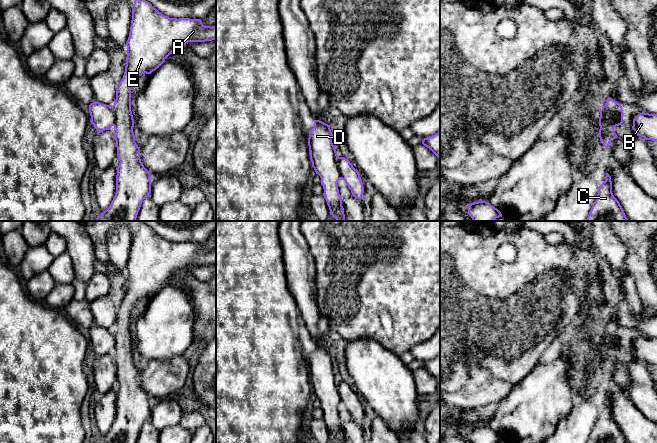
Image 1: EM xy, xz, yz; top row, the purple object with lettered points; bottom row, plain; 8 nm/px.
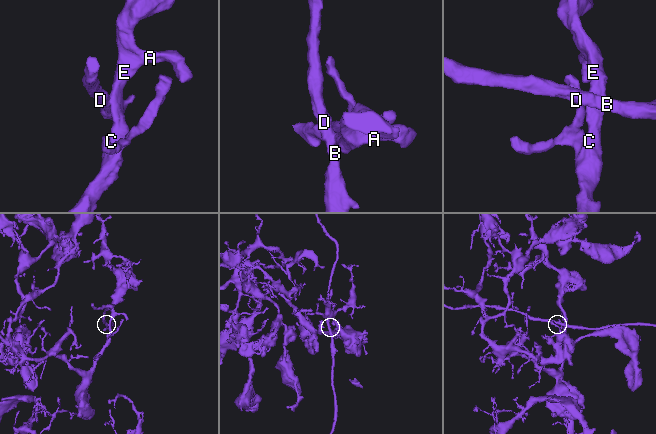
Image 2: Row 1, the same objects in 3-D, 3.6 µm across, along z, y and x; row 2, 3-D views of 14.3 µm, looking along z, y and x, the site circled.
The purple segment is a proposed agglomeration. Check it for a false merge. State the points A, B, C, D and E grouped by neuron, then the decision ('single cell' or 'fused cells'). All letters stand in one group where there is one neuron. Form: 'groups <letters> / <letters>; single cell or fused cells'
groups A C E / B D; fused cells

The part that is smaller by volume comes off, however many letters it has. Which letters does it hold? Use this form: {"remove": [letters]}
{"remove": ["B", "D"]}

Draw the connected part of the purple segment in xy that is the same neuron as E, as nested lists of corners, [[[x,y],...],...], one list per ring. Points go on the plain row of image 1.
[[[135,221],[132,230],[132,244],[126,267],[127,282],[125,296],[117,309],[114,326],[114,362],[117,381],[120,385],[116,392],[116,417],[110,430],[97,443],[136,443],[141,428],[151,418],[151,398],[140,383],[140,371],[135,366],[134,343],[131,335],[131,314],[142,298],[151,298],[159,292],[172,276],[188,266],[216,264],[216,250],[204,250],[201,243],[170,242],[160,237],[148,225]]]

